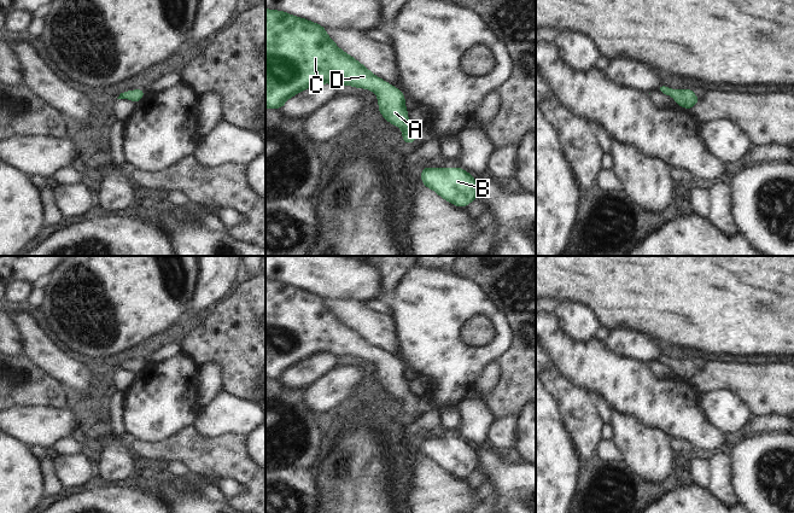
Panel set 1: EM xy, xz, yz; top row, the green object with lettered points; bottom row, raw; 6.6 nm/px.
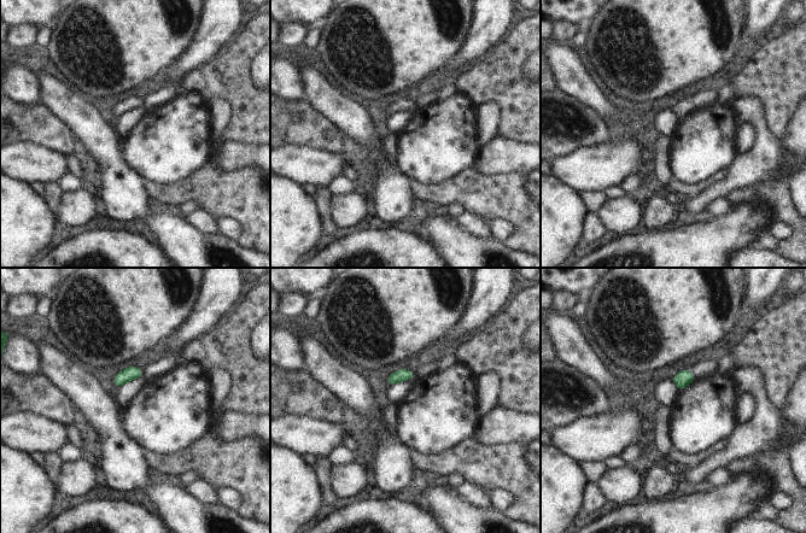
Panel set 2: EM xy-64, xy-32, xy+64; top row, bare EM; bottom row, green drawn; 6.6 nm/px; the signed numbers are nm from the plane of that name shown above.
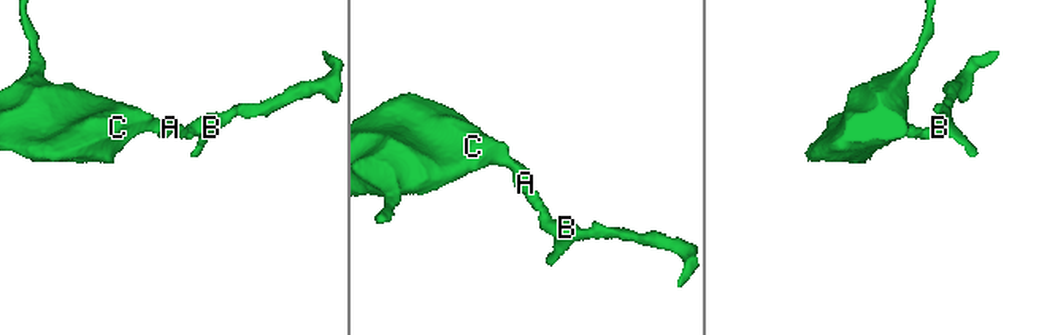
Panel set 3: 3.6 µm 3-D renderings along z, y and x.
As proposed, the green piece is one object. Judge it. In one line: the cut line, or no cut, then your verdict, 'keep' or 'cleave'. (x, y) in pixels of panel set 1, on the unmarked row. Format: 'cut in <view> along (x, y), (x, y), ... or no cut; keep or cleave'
no cut; keep

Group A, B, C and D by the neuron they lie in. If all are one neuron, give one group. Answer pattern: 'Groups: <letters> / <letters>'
Groups: A B C D.

